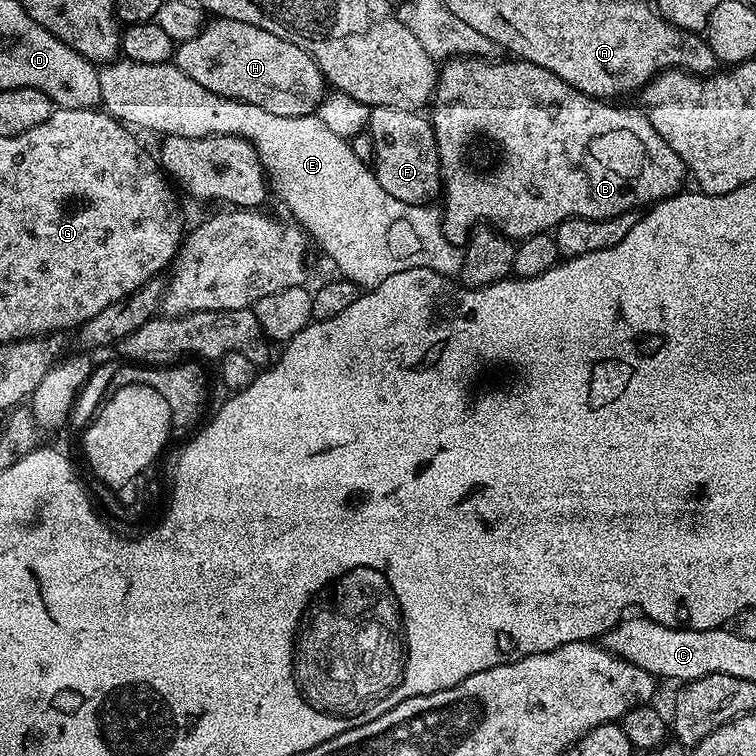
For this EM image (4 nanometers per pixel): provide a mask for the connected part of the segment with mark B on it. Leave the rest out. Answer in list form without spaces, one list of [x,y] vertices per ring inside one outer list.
[[[453,58],[439,69],[434,93],[434,103],[431,105],[430,119],[432,129],[436,135],[438,146],[438,158],[440,159],[440,174],[442,177],[442,223],[444,233],[450,242],[458,245],[468,243],[468,237],[472,235],[477,226],[487,222],[495,231],[519,242],[525,236],[533,236],[539,232],[548,232],[555,229],[563,220],[578,218],[610,218],[621,216],[623,212],[644,210],[664,199],[665,196],[674,196],[685,187],[686,169],[682,158],[670,150],[670,146],[654,130],[654,126],[648,121],[647,115],[639,107],[615,108],[615,103],[605,102],[603,99],[588,96],[585,92],[579,92],[574,86],[570,86],[558,74],[546,70],[537,64],[531,64],[528,60],[519,58],[506,58],[501,64],[494,63],[491,59]]]

